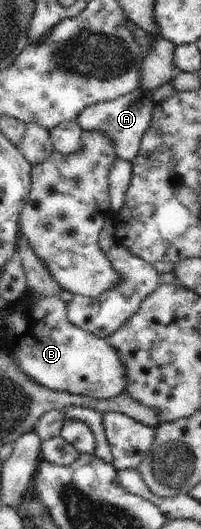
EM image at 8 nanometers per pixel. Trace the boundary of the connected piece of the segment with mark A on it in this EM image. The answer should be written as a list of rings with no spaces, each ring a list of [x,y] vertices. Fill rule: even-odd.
[[[138,86],[134,91],[119,98],[98,102],[85,107],[75,120],[83,130],[94,130],[107,135],[113,141],[117,157],[134,162],[142,138],[151,124],[151,115],[154,106],[155,103],[152,95],[146,93]]]

